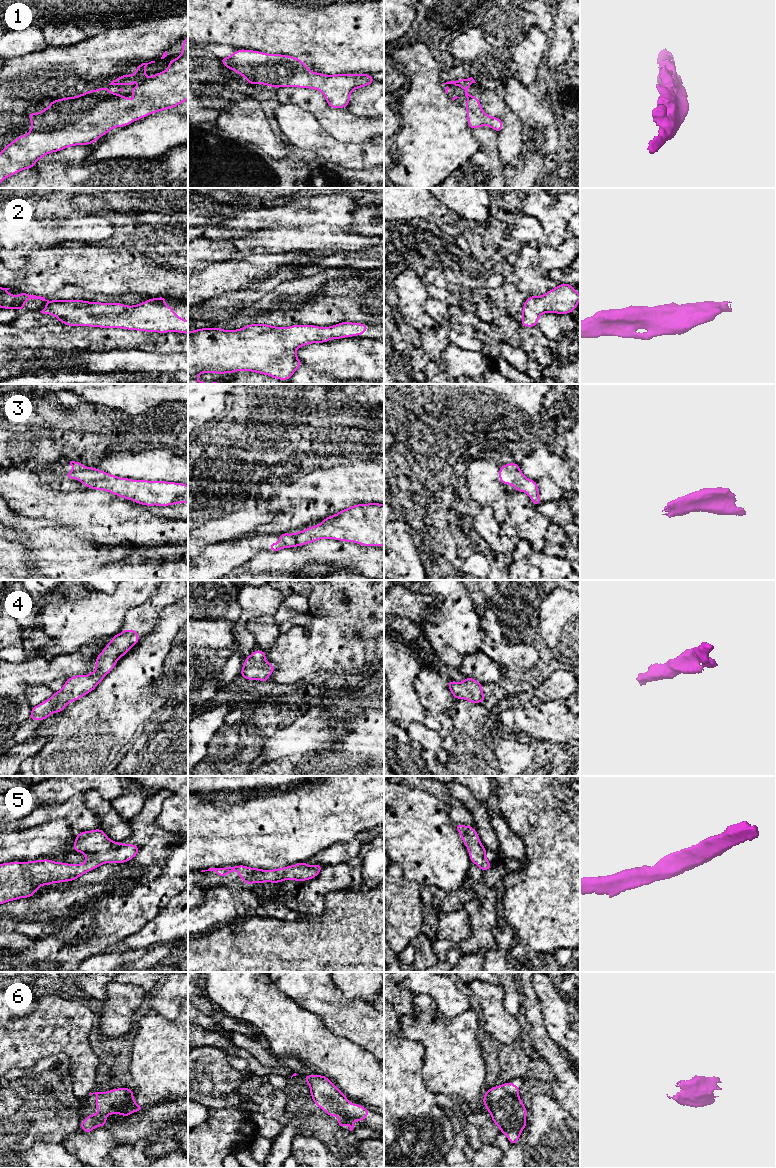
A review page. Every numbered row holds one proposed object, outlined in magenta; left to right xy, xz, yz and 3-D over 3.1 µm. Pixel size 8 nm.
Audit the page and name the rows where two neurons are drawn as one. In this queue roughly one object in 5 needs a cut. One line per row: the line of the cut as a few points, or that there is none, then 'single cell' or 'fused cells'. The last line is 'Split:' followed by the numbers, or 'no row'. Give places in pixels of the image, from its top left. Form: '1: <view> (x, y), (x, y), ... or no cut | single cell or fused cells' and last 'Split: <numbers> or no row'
1: no cut | single cell
2: no cut | single cell
3: no cut | single cell
4: no cut | single cell
5: no cut | single cell
6: no cut | single cell
Split: no row

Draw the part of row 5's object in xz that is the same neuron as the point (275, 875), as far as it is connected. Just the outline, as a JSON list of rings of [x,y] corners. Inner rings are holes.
[[[304,861],[295,865],[272,870],[263,870],[260,868],[251,868],[245,865],[237,865],[223,868],[209,868],[208,870],[202,870],[201,872],[213,871],[218,876],[223,877],[227,876],[232,871],[237,871],[245,884],[261,884],[264,882],[280,883],[285,880],[303,882],[318,876],[322,868],[324,868],[324,866],[320,864],[309,866]]]

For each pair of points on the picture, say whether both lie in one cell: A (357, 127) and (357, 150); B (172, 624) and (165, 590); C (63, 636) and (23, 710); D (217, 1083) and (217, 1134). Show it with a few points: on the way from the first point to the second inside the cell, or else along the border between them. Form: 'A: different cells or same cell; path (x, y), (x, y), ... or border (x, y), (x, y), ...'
A: different cells; border (334, 137), (345, 142), (368, 142)
B: different cells; border (177, 602), (167, 605), (163, 609)
C: different cells; border (73, 653), (59, 653), (50, 659), (31, 654)
D: different cells; border (239, 1108), (221, 1107), (210, 1109)

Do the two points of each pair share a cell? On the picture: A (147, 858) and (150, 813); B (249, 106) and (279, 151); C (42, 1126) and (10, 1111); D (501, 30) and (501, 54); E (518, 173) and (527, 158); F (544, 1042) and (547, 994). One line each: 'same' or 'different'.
A: same
B: same
C: same
D: different
E: same
F: different

